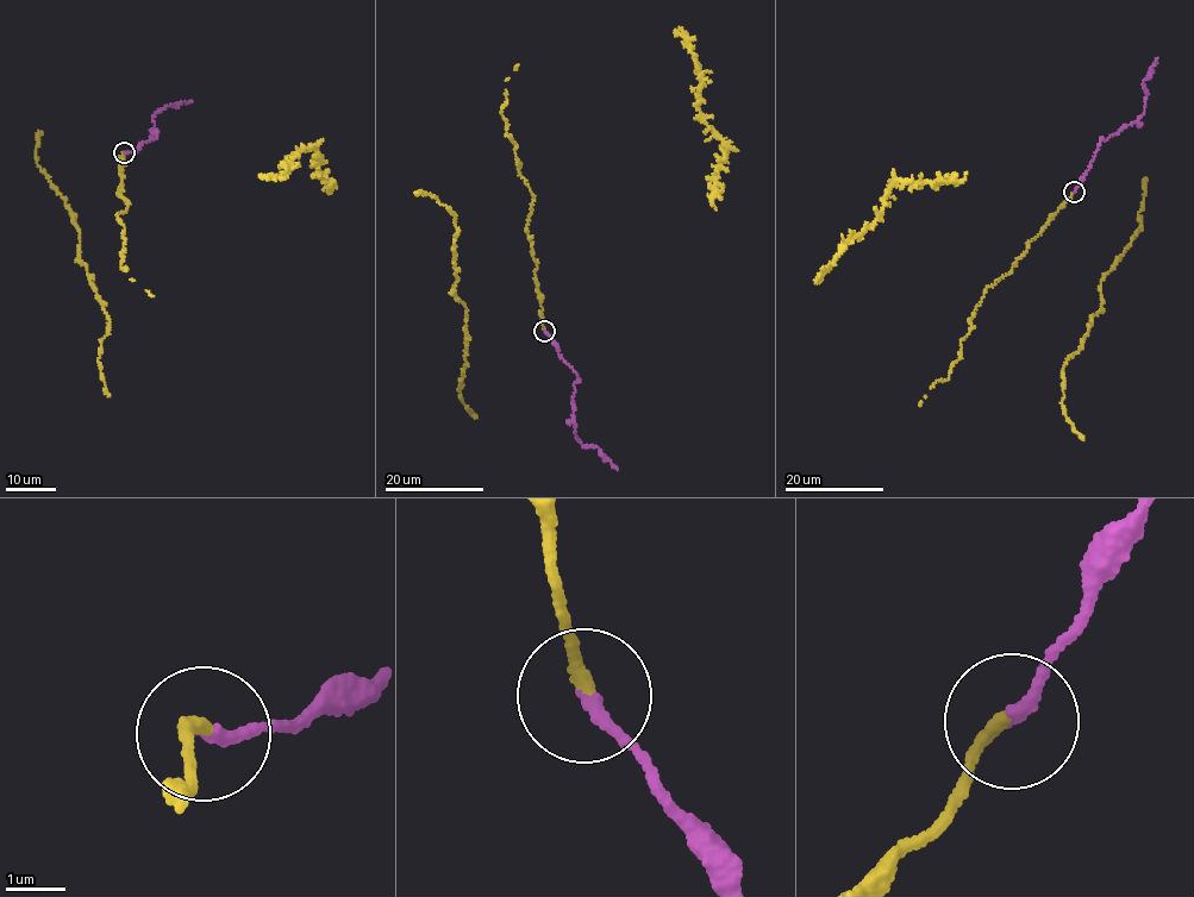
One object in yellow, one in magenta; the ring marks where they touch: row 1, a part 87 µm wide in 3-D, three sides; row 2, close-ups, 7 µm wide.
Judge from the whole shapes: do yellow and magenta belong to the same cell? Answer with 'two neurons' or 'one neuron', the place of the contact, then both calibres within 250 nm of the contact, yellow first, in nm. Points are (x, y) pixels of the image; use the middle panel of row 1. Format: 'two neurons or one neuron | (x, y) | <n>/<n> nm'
one neuron | (544, 331) | 240/180 nm

